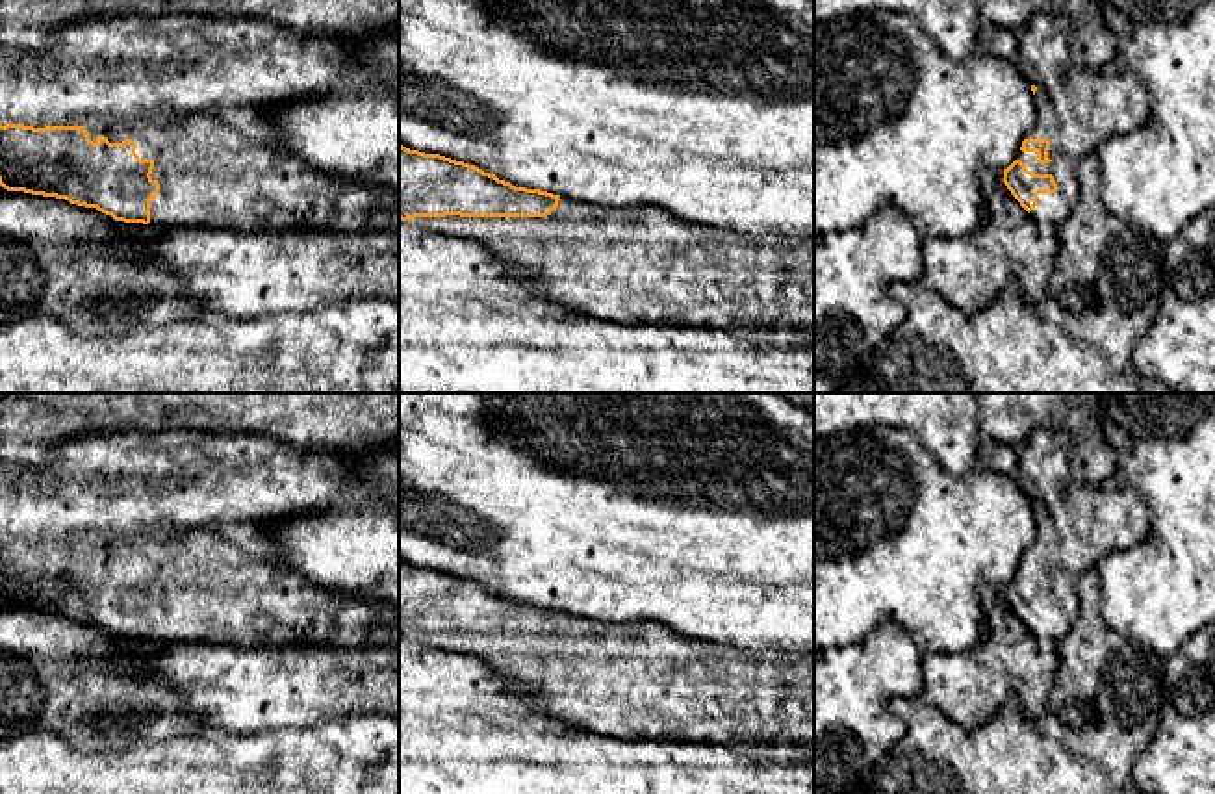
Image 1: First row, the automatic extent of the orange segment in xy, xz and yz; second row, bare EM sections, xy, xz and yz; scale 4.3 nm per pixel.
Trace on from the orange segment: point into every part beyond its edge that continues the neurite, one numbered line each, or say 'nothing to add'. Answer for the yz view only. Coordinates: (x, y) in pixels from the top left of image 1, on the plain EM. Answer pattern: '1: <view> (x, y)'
1: yz (1078, 524)

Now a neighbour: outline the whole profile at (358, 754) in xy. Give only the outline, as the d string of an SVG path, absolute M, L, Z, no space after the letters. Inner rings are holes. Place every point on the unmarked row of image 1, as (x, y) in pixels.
M358 712L308 729L232 735L206 731L119 751L78 751L52 731L0 740L0 794L399 794L399 718Z

